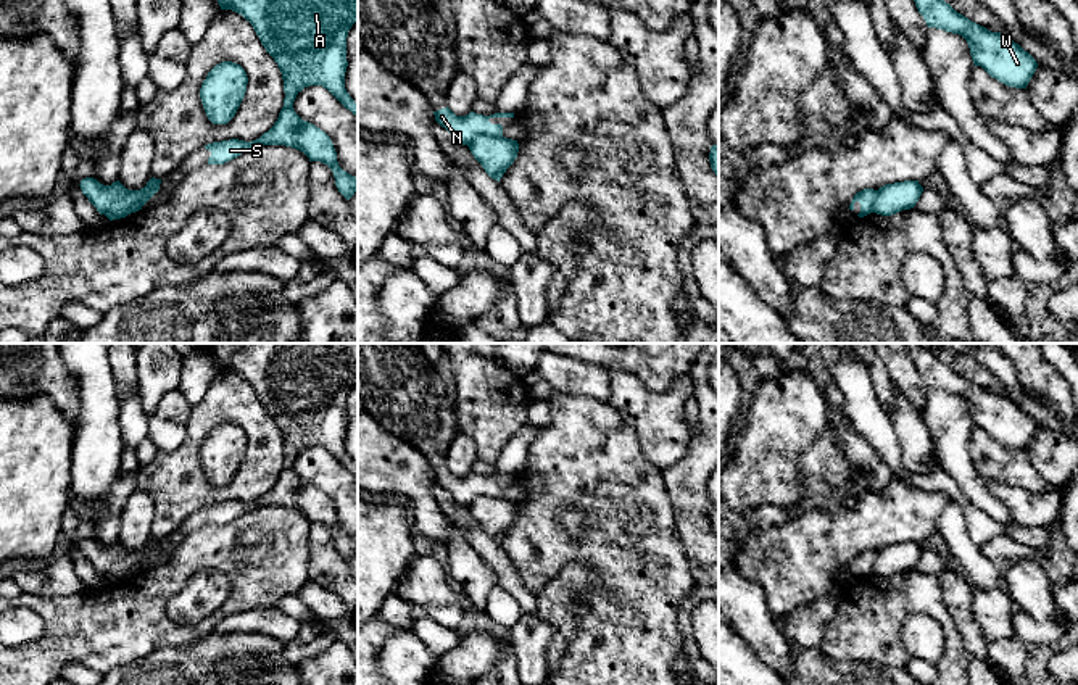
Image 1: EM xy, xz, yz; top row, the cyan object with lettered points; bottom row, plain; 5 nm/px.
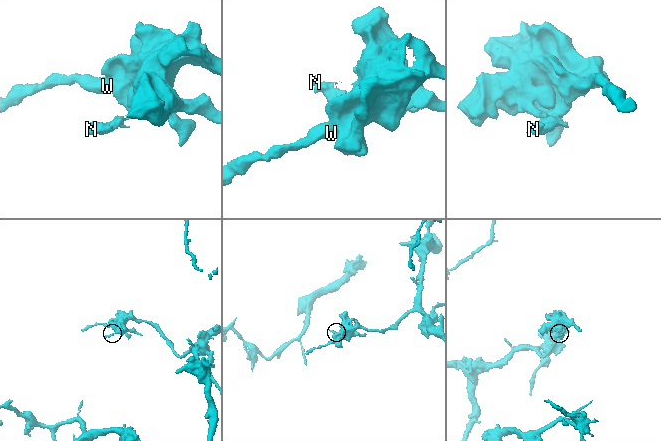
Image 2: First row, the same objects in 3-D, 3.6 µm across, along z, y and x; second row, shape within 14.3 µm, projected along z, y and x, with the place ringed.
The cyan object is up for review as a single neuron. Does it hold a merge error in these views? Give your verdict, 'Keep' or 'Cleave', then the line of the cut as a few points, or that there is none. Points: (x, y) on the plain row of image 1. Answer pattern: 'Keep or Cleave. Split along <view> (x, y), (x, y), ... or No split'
Cleave. Split along xy (139, 552), (132, 558), (118, 561), (105, 576)

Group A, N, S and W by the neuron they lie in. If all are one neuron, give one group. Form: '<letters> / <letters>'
A S W / N

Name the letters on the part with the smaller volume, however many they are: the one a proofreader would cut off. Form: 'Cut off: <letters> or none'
Cut off: N

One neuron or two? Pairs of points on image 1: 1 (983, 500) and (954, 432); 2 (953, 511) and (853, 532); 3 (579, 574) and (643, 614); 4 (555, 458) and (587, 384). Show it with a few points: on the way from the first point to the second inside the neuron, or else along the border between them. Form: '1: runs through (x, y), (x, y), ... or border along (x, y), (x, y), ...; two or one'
1: runs through (970, 484), (954, 460), (954, 448); one
2: border along (953, 502), (938, 518), (938, 534); two
3: border along (598, 574), (587, 563), (569, 561), (558, 577); two
4: border along (556, 390), (608, 402); two

